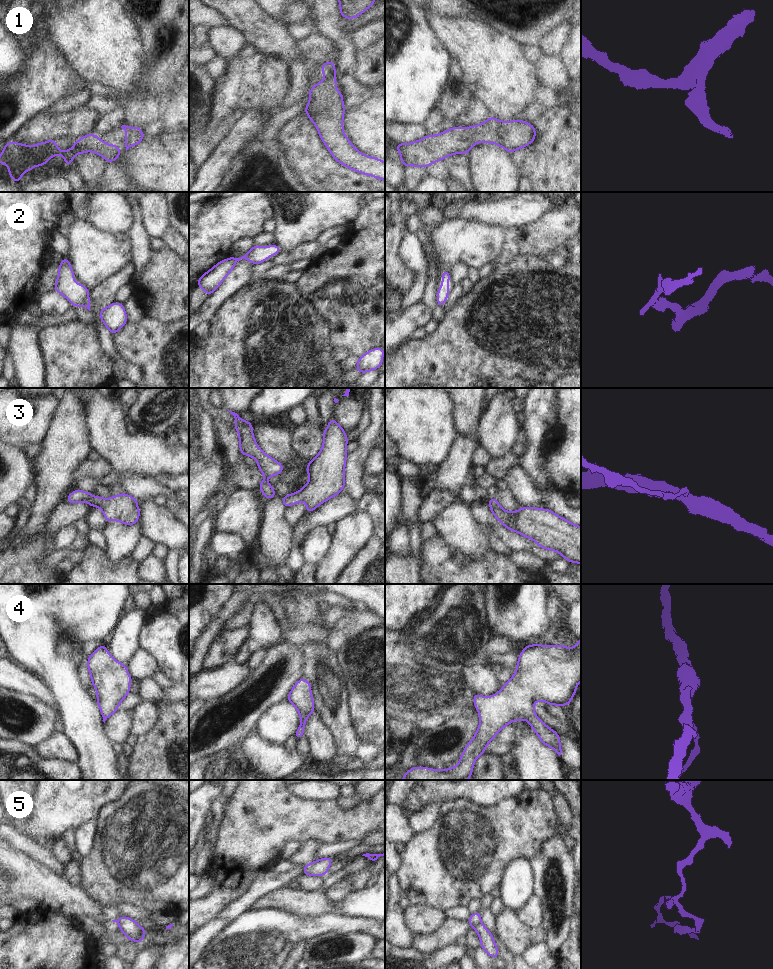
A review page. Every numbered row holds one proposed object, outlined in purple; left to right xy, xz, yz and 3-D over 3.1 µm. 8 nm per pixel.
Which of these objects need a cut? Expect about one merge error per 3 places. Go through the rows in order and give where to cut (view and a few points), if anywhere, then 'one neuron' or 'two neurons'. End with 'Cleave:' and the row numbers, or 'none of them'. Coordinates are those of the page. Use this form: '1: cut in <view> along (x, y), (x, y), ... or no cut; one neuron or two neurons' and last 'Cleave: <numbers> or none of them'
1: no cut; one neuron
2: no cut; one neuron
3: no cut; one neuron
4: no cut; one neuron
5: cut in yz along (481, 923), (473, 927); two neurons
Cleave: 5

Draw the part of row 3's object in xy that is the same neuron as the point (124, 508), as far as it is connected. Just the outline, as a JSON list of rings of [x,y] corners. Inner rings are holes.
[[[76,489],[66,497],[66,502],[88,502],[91,507],[100,507],[107,522],[116,520],[126,525],[134,525],[140,516],[138,500],[126,493],[104,499],[100,496],[93,498],[92,493]]]

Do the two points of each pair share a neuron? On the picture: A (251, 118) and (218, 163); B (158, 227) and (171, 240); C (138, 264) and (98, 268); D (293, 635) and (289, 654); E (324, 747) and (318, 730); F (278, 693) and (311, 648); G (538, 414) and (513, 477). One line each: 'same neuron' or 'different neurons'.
A: same neuron
B: different neurons
C: different neurons
D: different neurons
E: same neuron
F: different neurons
G: different neurons

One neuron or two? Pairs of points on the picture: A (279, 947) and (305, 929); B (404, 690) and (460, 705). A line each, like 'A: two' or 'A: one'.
A: one
B: one

